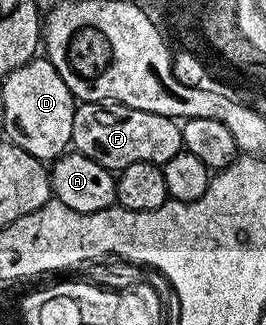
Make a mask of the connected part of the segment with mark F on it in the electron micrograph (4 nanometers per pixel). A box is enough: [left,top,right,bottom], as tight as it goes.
[71,103,183,173]

